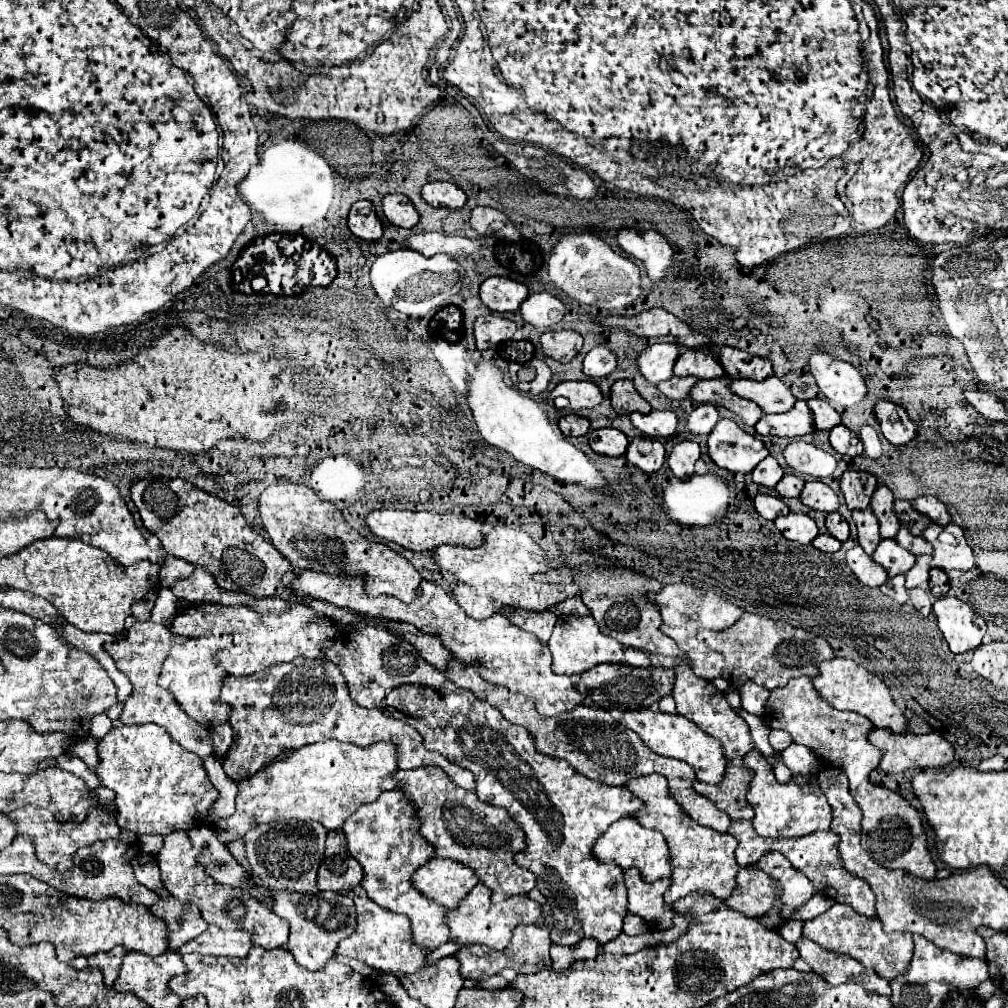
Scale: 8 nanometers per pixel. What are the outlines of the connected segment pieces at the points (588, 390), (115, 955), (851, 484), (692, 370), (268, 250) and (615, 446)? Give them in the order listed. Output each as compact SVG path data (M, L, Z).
M583 380L583 382L561 382L549 392L549 400L565 396L569 398L569 408L571 410L581 410L581 408L595 408L603 402L603 392L599 384L593 380Z
M113 948L109 952L97 952L97 954L89 956L89 966L101 968L103 974L105 974L105 984L111 986L119 976L121 962L123 962L125 954L127 954L125 948Z
M847 470L841 476L841 490L845 494L845 502L849 506L849 510L863 510L869 506L871 496L877 488L877 480L873 474L869 472L855 472L855 470Z
M685 350L677 364L675 364L675 376L695 376L695 378L721 378L723 368L717 356L713 352L705 350Z
M267 234L257 240L253 240L237 258L233 264L233 282L239 292L247 292L251 288L251 278L265 276L267 288L265 292L271 294L285 294L285 296L297 296L301 294L309 284L313 286L329 286L337 276L337 264L333 256L327 252L321 252L317 244L309 244L307 238L291 236L291 234Z
M599 428L589 432L589 446L593 452L603 456L623 456L629 446L629 438L617 428Z

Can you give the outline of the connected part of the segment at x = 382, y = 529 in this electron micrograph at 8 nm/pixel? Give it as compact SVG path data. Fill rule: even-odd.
M375 510L367 516L367 526L373 534L377 534L383 540L391 540L403 548L423 552L433 550L441 544L453 544L453 546L467 546L477 548L485 542L483 522L473 520L467 516L455 516L455 514L437 514L437 512L401 512L401 510Z

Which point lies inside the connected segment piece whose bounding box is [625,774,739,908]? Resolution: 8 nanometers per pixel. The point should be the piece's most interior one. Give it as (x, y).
(703, 859)

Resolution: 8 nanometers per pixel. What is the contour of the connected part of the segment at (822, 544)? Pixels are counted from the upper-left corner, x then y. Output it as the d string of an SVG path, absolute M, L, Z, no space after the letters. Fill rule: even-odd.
M819 534L817 540L813 540L813 546L821 552L837 552L841 548L841 542L837 542L831 534Z

